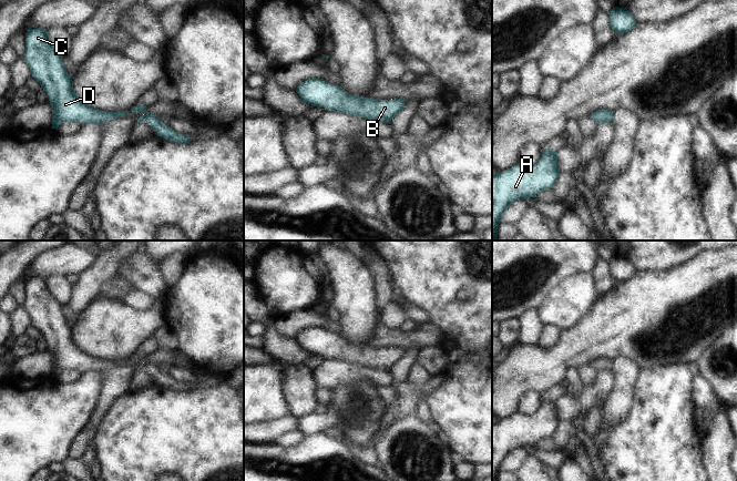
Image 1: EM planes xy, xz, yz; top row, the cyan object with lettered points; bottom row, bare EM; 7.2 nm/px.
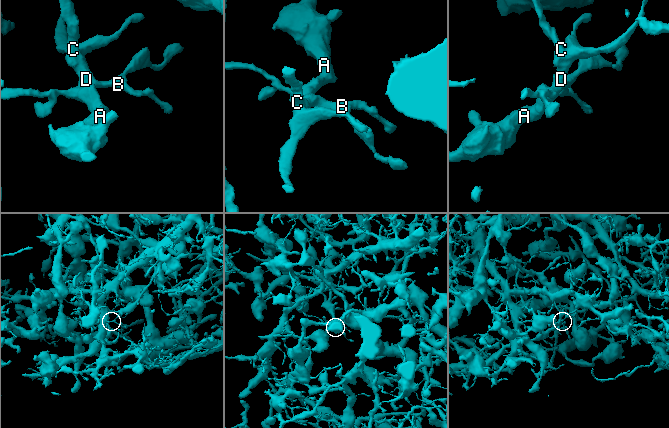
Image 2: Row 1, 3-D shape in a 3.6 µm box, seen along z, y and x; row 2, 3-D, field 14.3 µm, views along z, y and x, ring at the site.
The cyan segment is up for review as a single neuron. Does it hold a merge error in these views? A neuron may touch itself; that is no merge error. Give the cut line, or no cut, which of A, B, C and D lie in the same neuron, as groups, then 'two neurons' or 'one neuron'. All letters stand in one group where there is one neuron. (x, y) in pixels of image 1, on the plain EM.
no cut | A B C D | one neuron

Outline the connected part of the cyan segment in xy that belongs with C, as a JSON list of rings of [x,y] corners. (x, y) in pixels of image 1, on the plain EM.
[[[29,276],[25,282],[25,300],[23,307],[31,318],[31,324],[41,332],[48,342],[52,355],[52,375],[58,378],[62,371],[79,370],[100,372],[127,364],[130,360],[140,361],[146,355],[139,351],[131,359],[109,360],[93,357],[80,348],[73,337],[62,307],[47,278]]]

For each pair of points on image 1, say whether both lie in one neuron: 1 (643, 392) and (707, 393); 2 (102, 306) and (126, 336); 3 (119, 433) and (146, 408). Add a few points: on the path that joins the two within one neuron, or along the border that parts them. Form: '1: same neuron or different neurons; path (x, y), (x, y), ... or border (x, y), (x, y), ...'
1: different neurons; border (692, 376), (692, 401), (696, 407)
2: same neuron; path (104, 314), (119, 328)
3: same neuron; path (125, 429), (140, 415)

